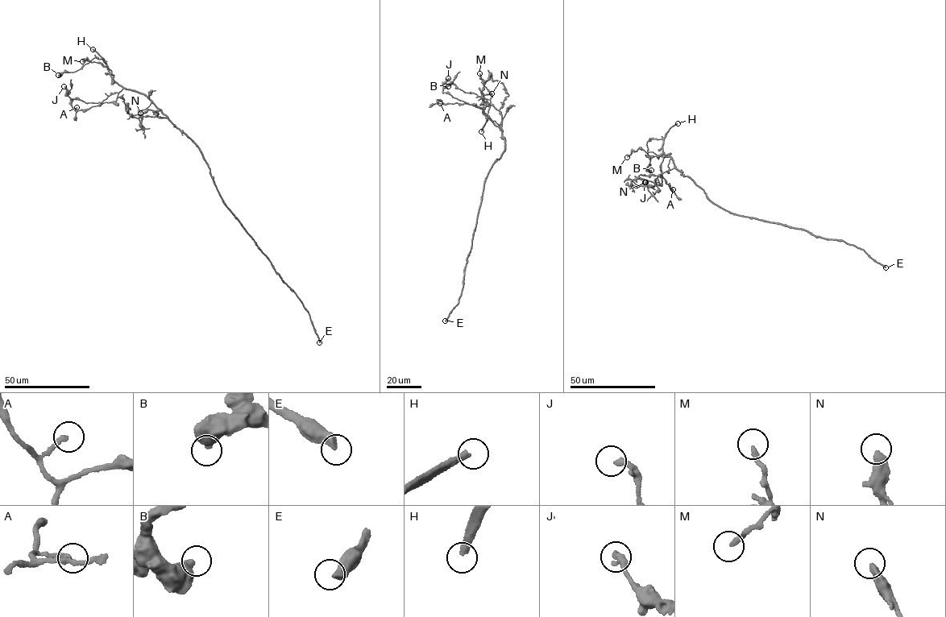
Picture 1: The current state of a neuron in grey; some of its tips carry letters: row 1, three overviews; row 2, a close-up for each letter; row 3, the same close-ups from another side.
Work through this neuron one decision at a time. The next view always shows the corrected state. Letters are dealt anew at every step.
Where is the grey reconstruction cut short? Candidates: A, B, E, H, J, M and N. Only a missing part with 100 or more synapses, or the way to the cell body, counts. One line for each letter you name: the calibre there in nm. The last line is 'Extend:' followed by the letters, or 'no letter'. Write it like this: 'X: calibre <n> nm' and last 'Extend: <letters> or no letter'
E: calibre 440 nm
H: calibre 320 nm
Extend: E, H

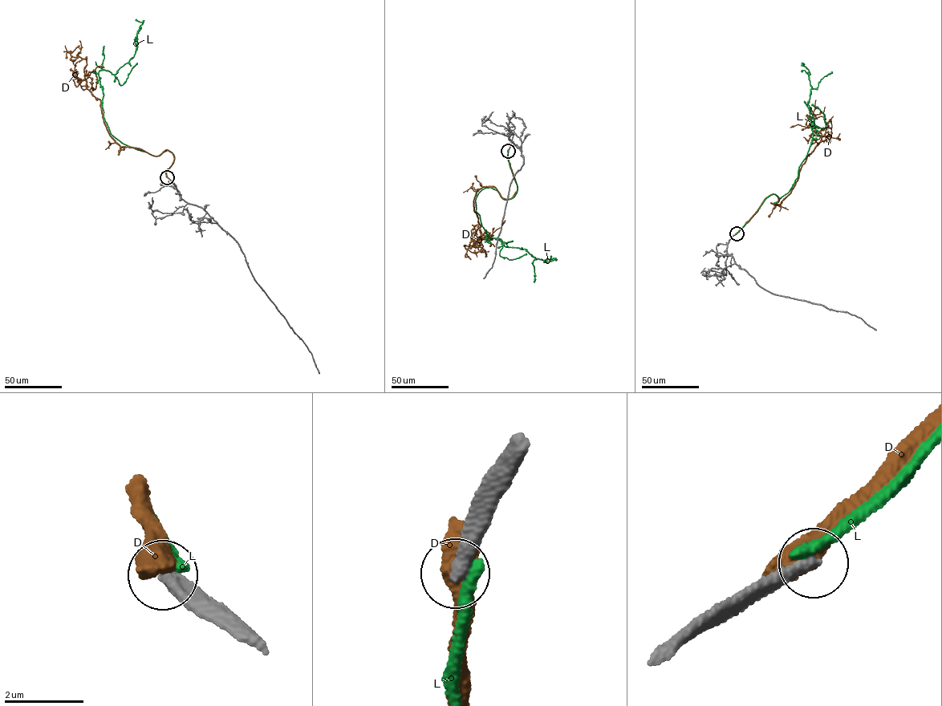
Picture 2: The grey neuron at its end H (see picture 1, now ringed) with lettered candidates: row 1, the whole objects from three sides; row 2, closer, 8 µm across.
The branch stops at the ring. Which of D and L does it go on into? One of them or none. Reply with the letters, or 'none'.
none

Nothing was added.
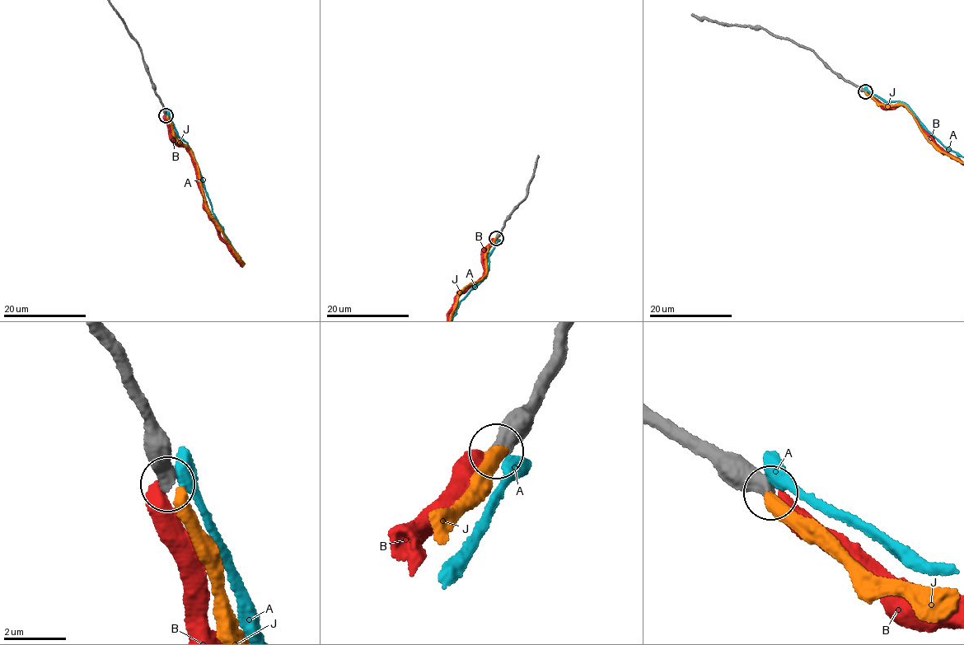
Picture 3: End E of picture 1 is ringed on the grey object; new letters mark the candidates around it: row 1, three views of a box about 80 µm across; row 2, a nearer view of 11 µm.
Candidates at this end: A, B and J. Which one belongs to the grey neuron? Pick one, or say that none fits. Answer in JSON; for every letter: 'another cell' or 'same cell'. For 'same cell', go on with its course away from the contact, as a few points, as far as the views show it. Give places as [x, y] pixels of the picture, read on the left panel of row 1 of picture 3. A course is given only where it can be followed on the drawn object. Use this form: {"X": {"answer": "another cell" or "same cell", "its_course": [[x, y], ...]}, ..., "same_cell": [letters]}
{"A": {"answer": "another cell"}, "B": {"answer": "another cell"}, "J": {"answer": "another cell"}, "same_cell": []}

